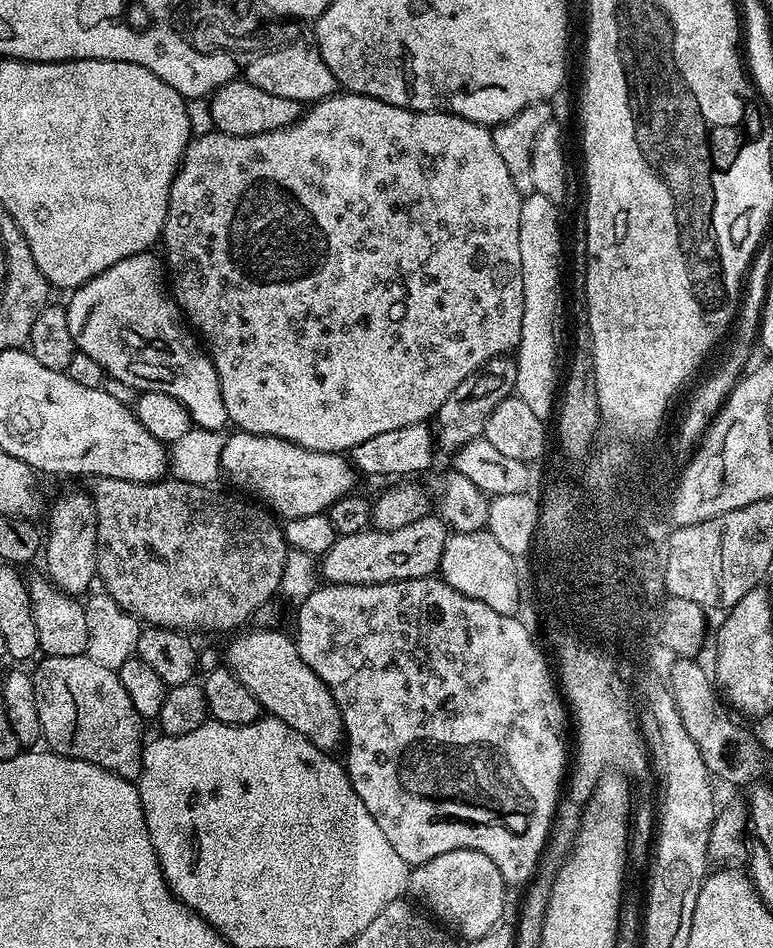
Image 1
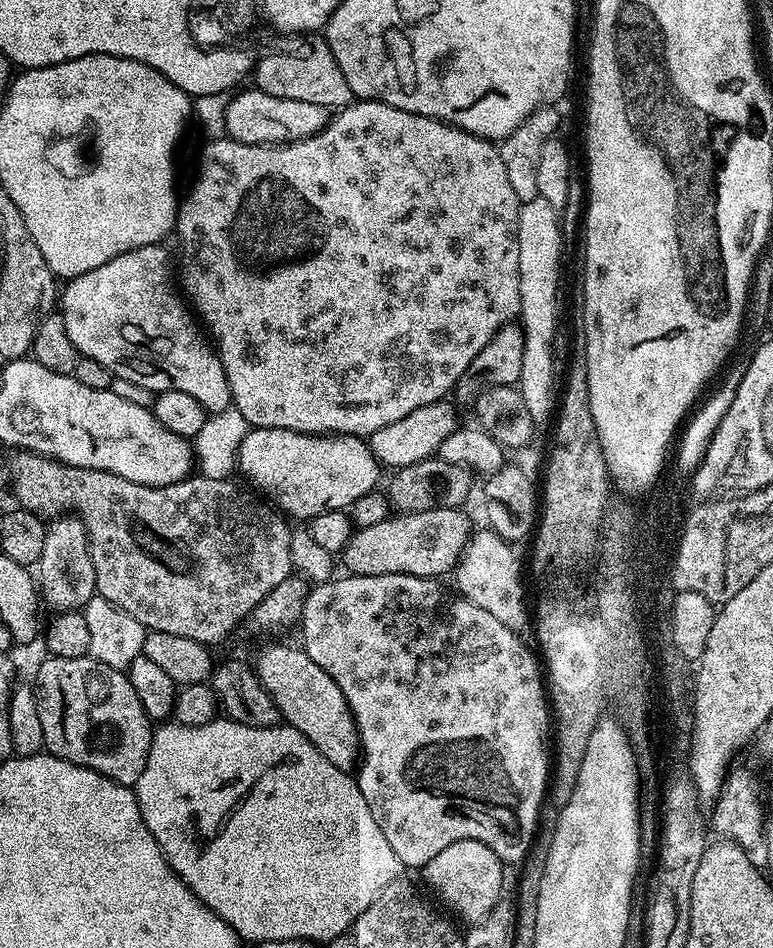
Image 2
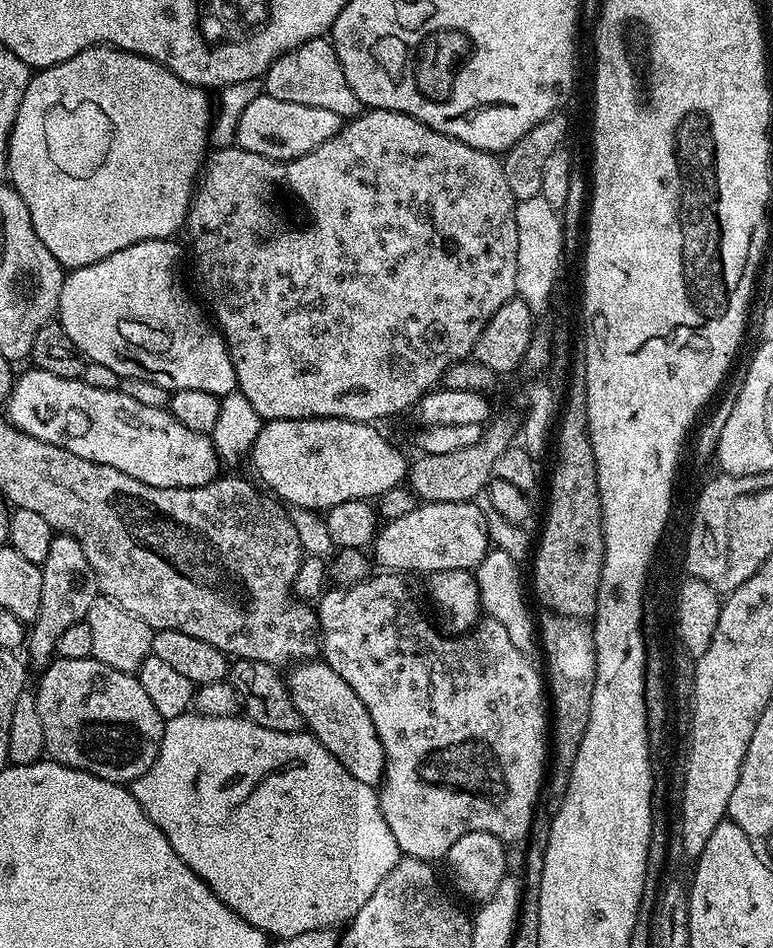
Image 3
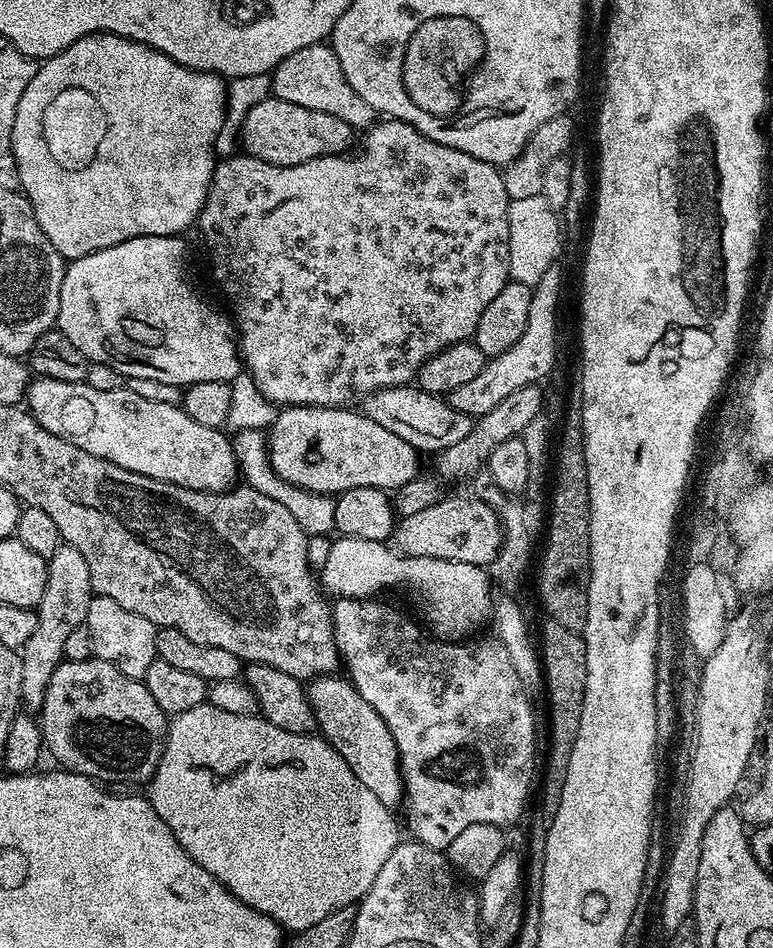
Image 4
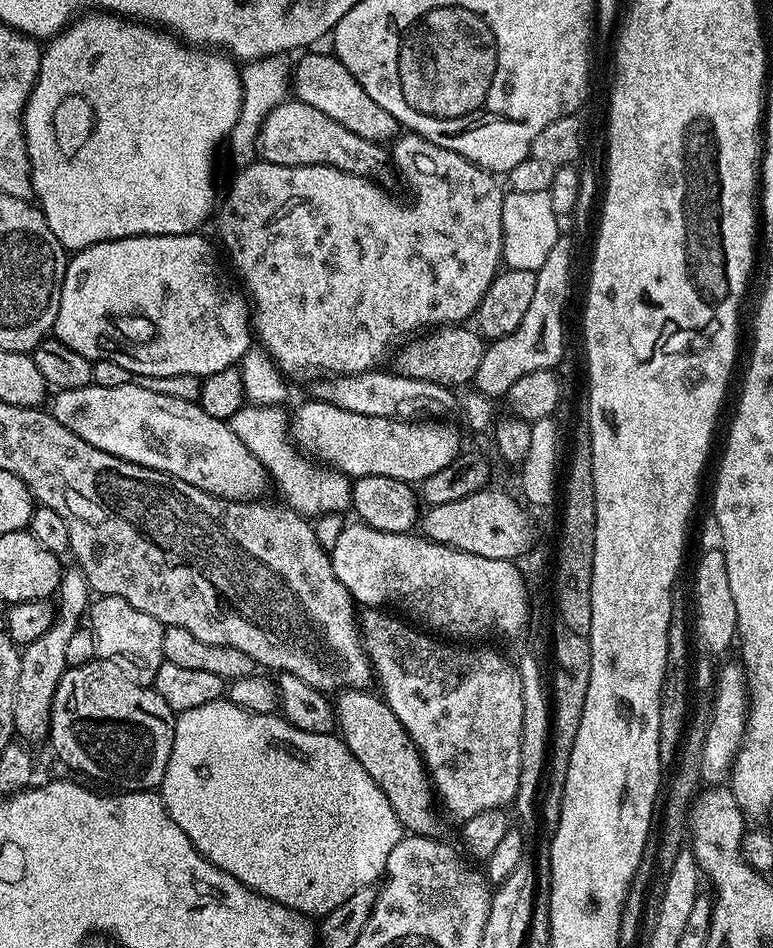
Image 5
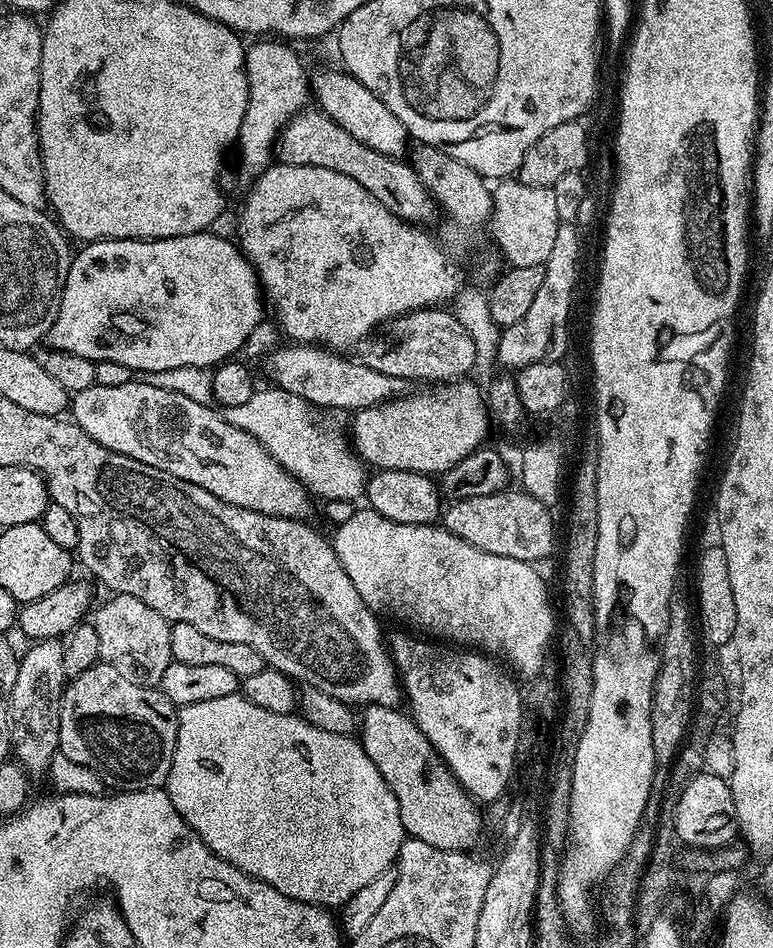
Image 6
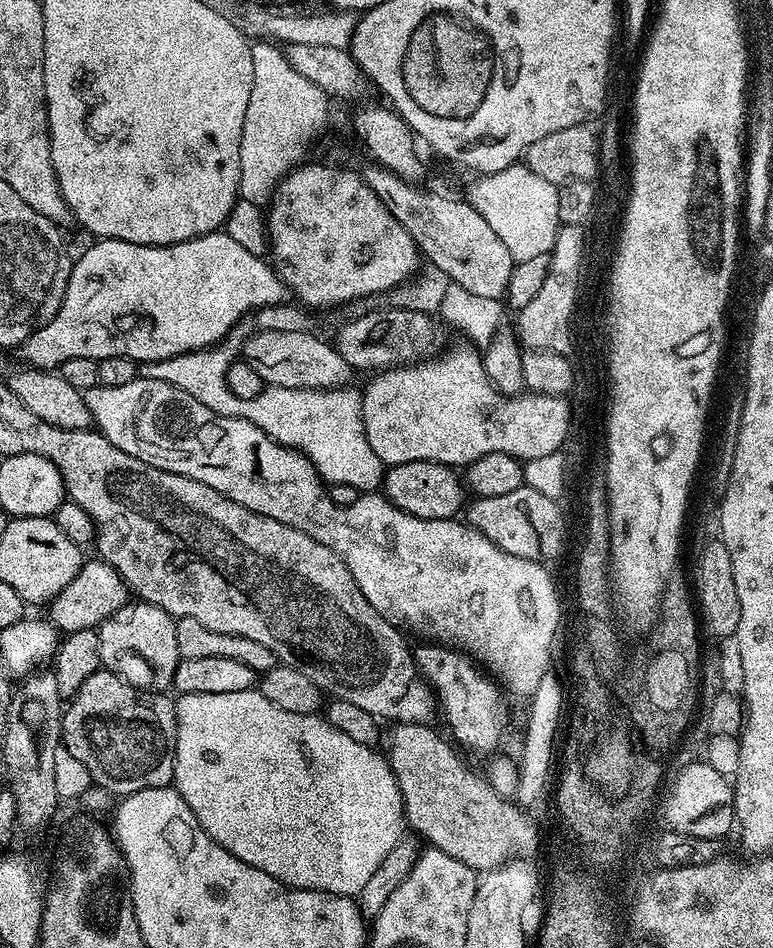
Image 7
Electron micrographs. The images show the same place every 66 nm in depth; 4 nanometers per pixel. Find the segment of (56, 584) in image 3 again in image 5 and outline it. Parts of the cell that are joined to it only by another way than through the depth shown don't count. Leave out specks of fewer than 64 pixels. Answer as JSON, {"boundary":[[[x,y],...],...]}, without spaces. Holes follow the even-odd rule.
{"boundary":[[[79,566],[65,567],[60,574],[60,586],[56,590],[54,603],[56,617],[52,620],[50,630],[42,634],[34,642],[23,645],[20,653],[20,673],[18,686],[14,690],[14,722],[15,735],[21,741],[48,740],[48,732],[52,729],[52,699],[54,690],[62,678],[62,674],[70,665],[66,662],[66,642],[82,627],[82,621],[90,607],[90,589],[88,579]]]}

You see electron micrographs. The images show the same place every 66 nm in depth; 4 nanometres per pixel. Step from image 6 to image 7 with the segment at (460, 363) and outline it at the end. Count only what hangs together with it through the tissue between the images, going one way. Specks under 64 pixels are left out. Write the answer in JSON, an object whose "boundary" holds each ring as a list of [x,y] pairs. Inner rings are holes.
{"boundary":[[[388,308],[368,311],[356,320],[339,325],[334,347],[357,373],[375,374],[385,368],[414,364],[438,356],[444,345],[445,325],[435,315],[412,309]]]}

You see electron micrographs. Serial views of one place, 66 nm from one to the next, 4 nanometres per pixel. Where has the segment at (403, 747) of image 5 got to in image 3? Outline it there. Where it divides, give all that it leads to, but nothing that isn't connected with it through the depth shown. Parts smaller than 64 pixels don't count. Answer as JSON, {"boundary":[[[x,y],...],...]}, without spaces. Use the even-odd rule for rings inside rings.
{"boundary":[[[312,658],[307,662],[297,663],[292,670],[293,672],[286,676],[286,687],[292,705],[304,719],[304,728],[318,743],[326,746],[326,750],[330,750],[330,754],[334,754],[334,758],[338,758],[338,762],[342,762],[342,766],[346,766],[346,770],[350,770],[350,774],[358,778],[358,782],[379,785],[384,779],[384,751],[374,730],[374,722],[370,722],[370,714],[362,706],[362,698],[358,698],[358,694],[354,694],[354,690],[350,690],[350,686],[346,686],[346,682],[342,682],[342,678],[338,678],[338,674],[334,674],[329,665],[319,659]]]}

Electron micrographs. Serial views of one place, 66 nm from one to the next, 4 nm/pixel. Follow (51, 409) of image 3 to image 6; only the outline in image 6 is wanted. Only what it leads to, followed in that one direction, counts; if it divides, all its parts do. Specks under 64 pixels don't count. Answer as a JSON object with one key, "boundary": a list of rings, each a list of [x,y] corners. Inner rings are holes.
{"boundary":[[[140,378],[126,386],[96,383],[71,397],[70,416],[94,442],[194,482],[227,504],[291,520],[304,520],[312,512],[313,497],[297,476],[289,474],[246,430],[227,424],[215,407],[194,402],[186,394],[158,390]]]}

